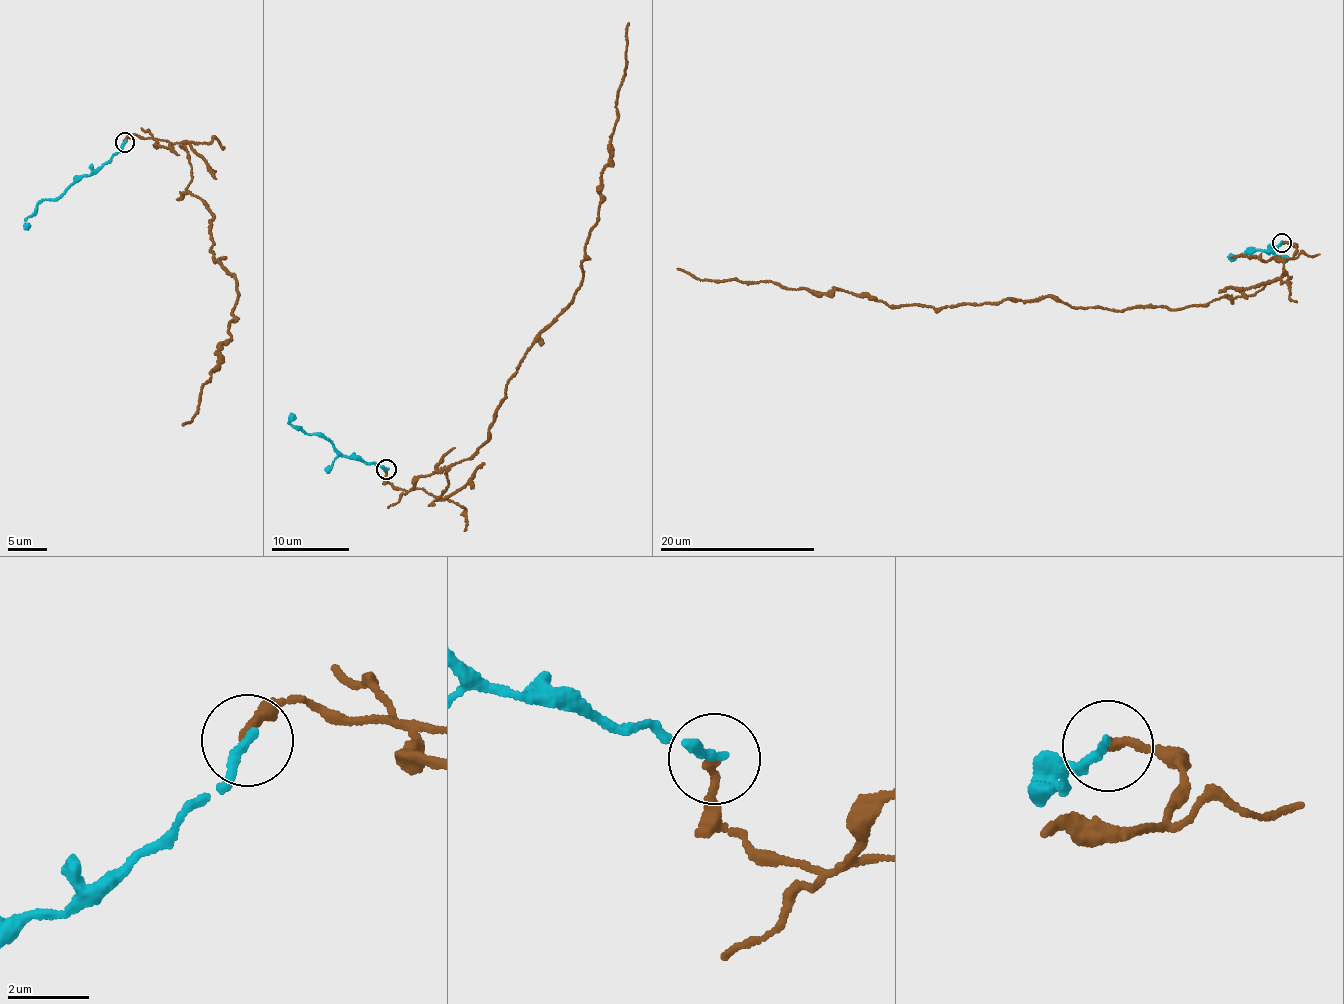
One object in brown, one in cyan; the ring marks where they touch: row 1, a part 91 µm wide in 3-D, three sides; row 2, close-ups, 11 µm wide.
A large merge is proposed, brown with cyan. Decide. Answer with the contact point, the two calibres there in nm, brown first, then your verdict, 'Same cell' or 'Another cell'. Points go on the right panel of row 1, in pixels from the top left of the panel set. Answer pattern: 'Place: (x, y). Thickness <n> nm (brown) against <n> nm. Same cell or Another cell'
Place: (1282, 243). Thickness 200 nm (brown) against 240 nm. Another cell

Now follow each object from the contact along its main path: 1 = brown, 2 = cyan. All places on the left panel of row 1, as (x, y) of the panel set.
1: (124, 142), (183, 143), (193, 175), (187, 192), (213, 216), (208, 251), (238, 292), (231, 337), (183, 425)
2: (124, 142), (95, 170), (57, 198), (46, 199), (38, 204), (26, 221), (29, 226)

